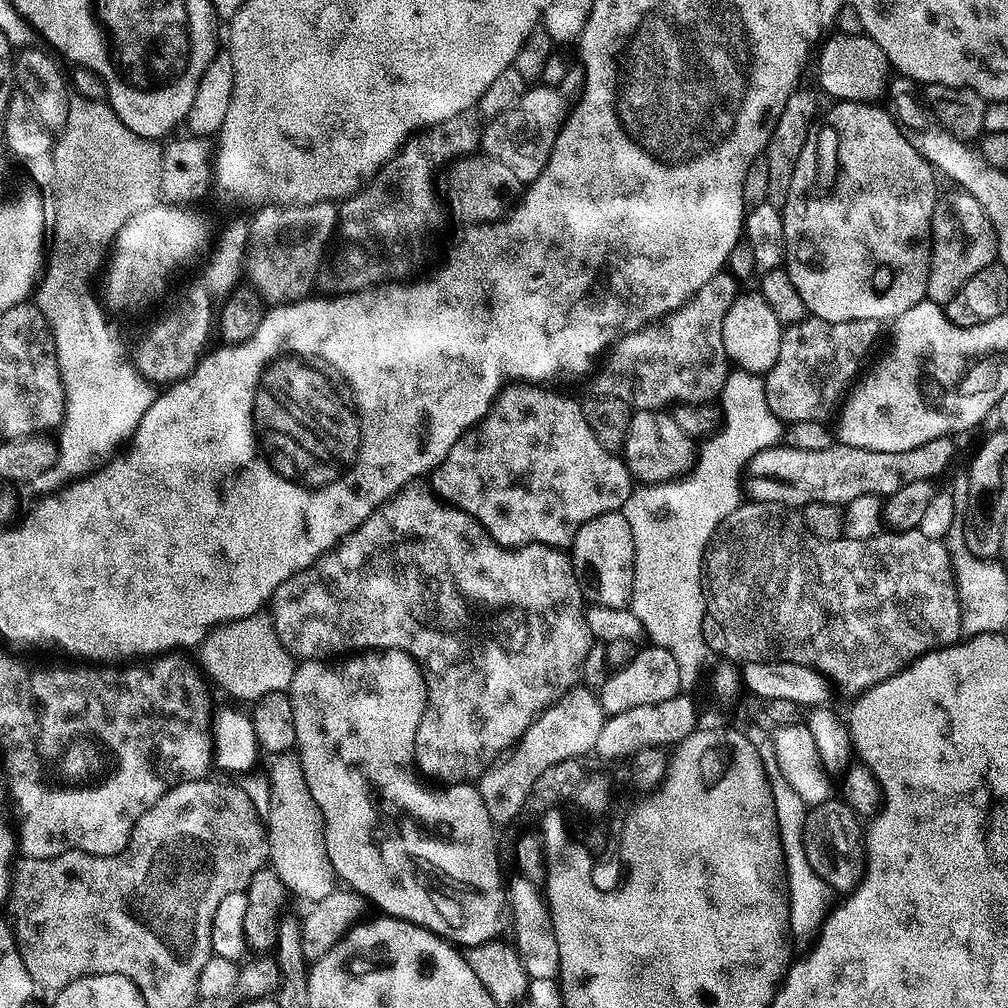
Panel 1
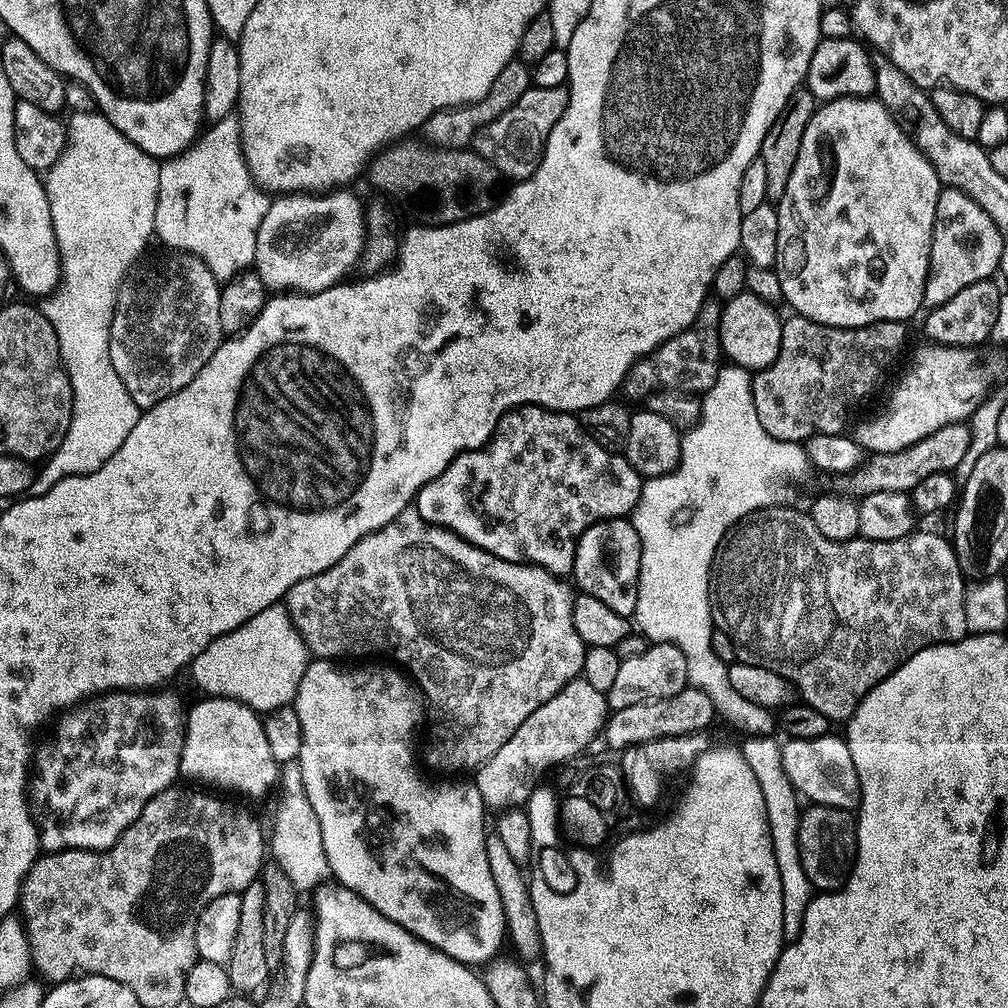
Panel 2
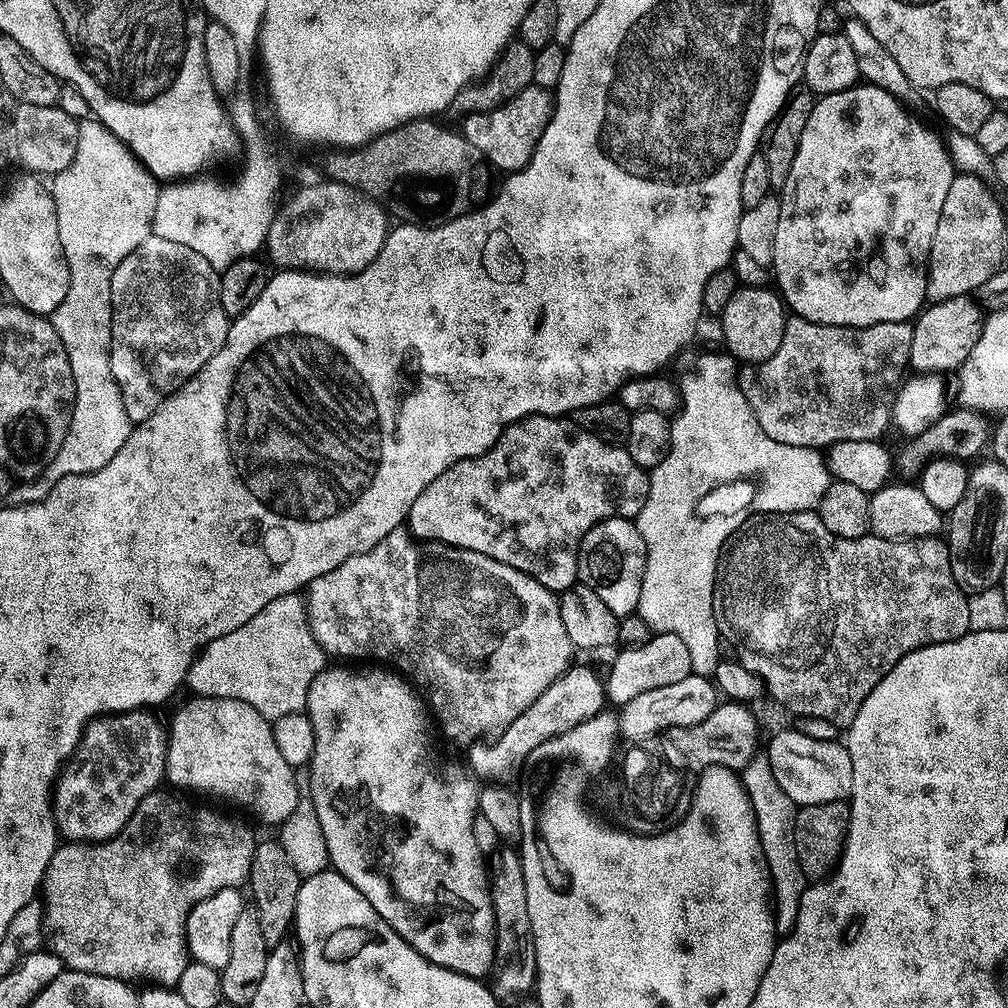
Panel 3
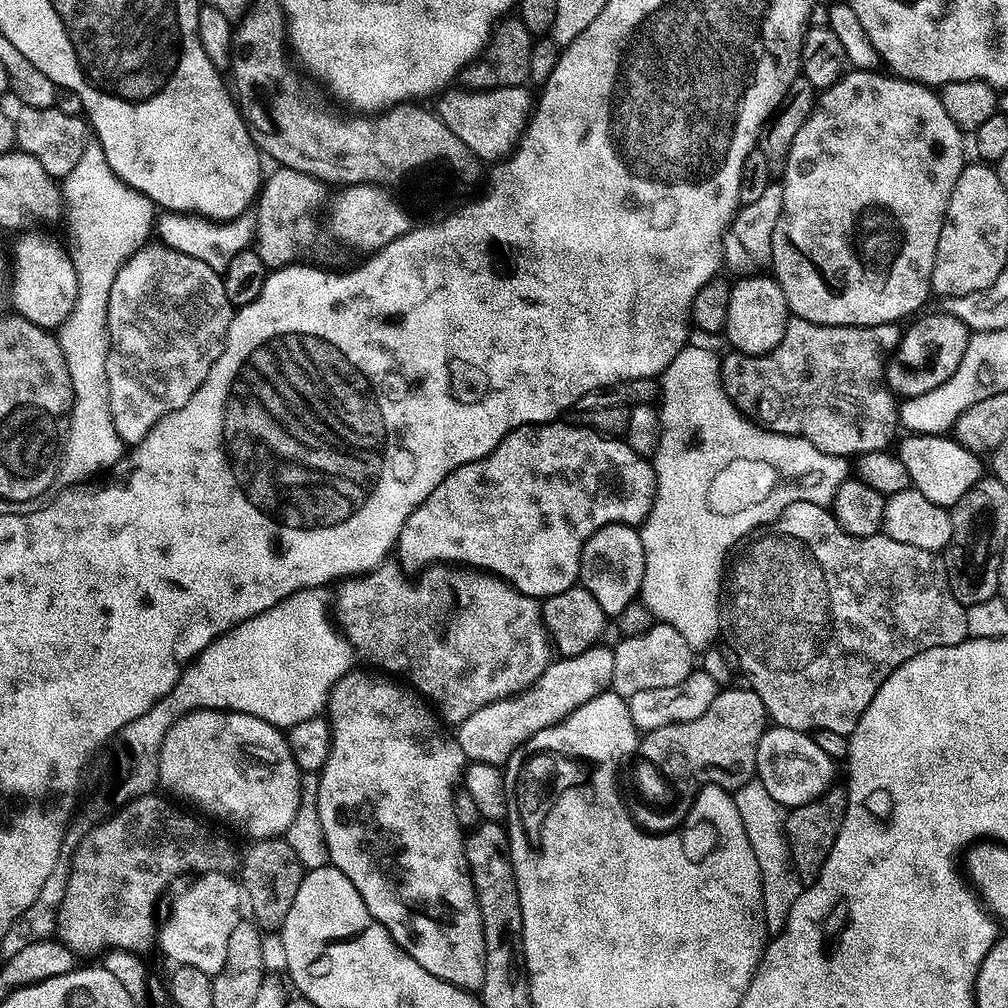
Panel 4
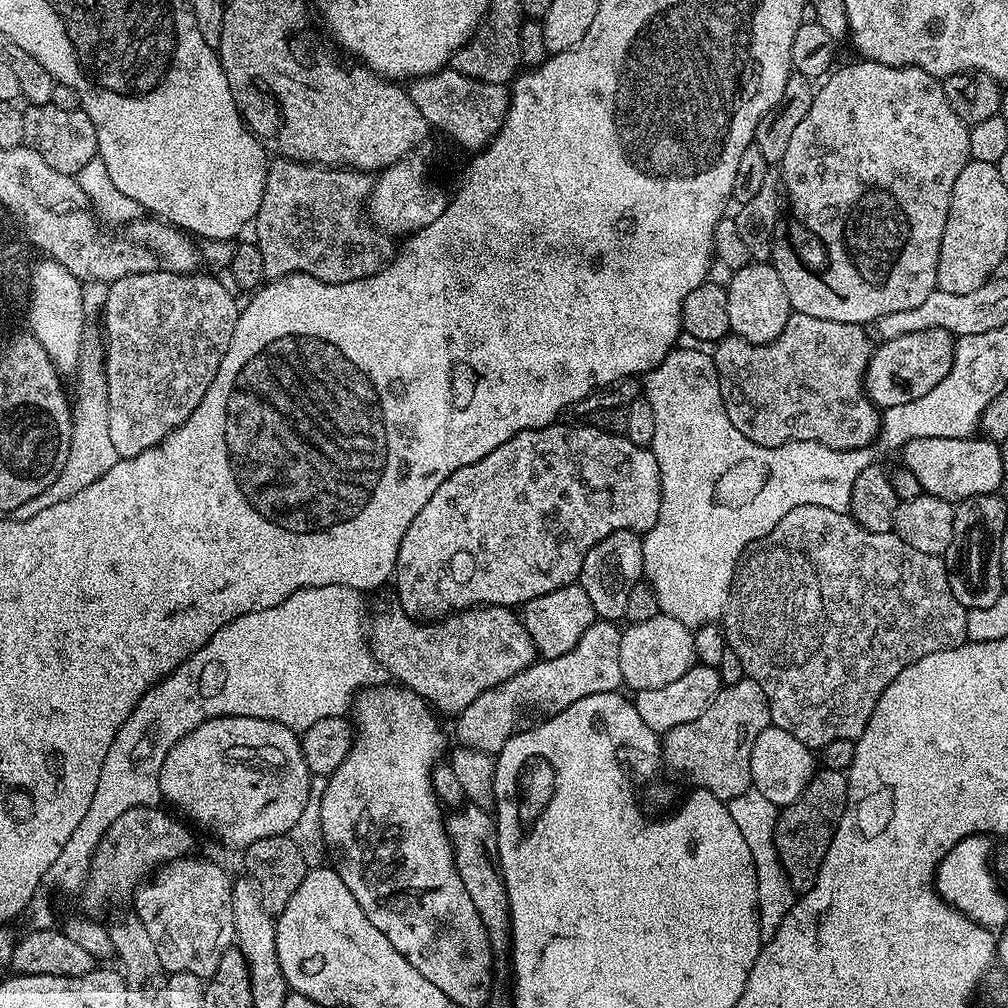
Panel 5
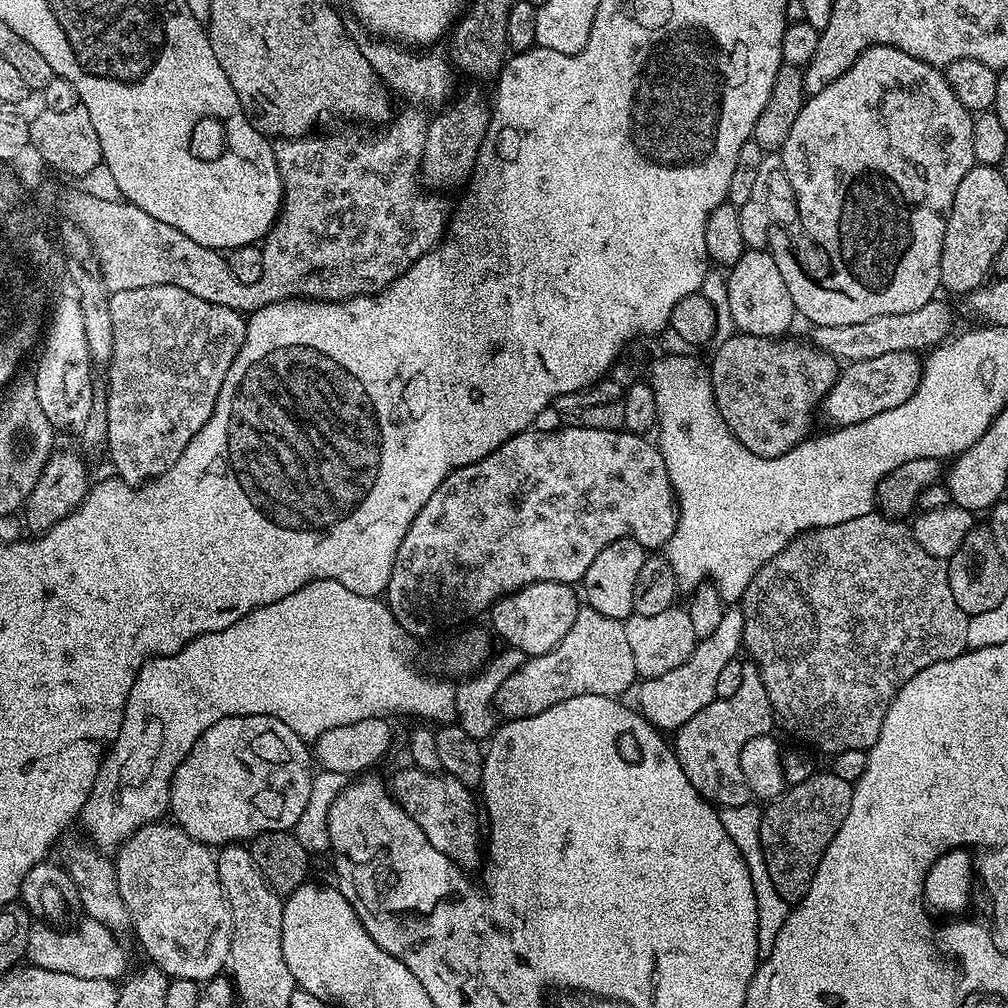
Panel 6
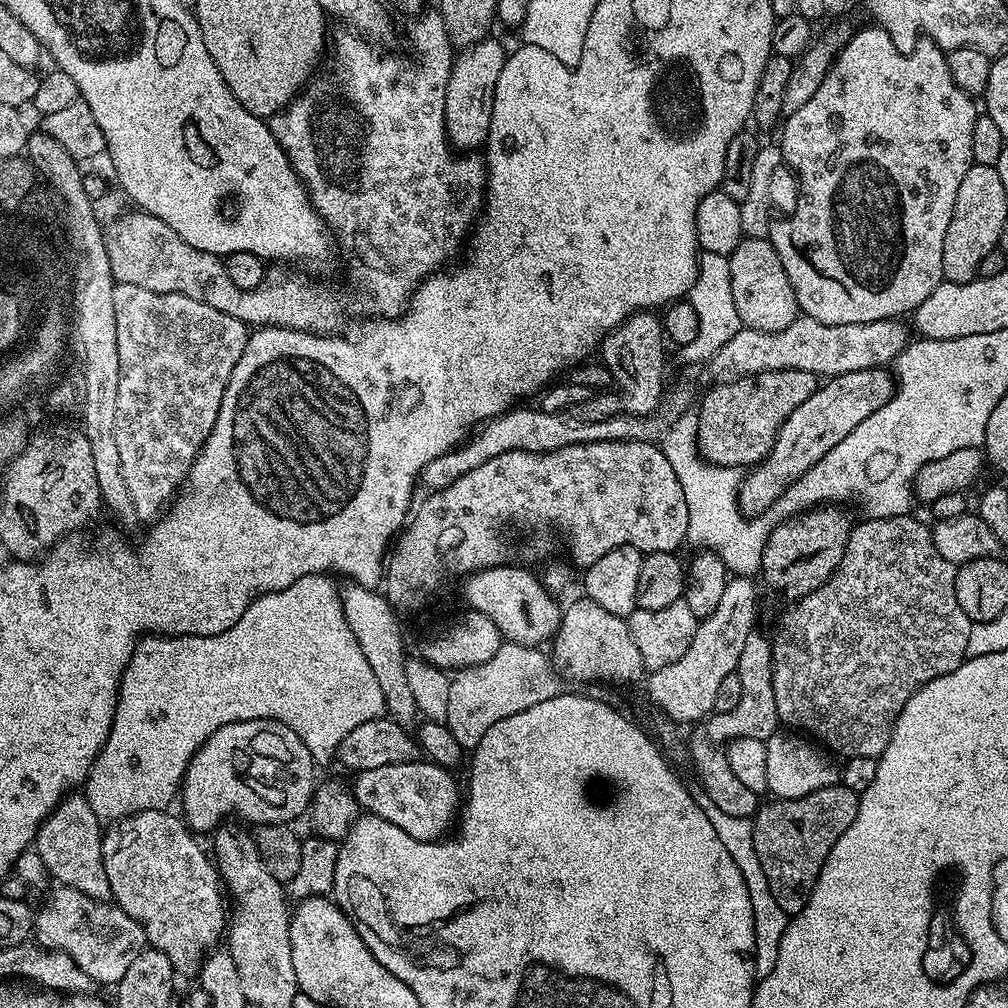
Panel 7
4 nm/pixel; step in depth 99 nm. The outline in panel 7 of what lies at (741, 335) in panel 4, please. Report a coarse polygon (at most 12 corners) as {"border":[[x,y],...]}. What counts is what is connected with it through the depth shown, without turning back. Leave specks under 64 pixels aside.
{"border":[[768,239],[728,261],[741,325],[786,330],[796,295]]}

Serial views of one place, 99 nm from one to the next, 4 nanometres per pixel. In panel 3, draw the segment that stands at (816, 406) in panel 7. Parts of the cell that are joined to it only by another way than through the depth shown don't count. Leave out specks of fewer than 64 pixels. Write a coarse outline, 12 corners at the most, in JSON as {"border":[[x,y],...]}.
{"border":[[971,295],[915,317],[910,364],[946,374],[970,358],[985,309]]}

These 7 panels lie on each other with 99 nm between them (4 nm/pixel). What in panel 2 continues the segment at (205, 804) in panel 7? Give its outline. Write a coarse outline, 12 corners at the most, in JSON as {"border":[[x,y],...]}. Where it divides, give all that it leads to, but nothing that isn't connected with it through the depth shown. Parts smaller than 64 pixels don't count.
{"border":[[189,707],[180,770],[244,796],[278,784],[259,713]]}

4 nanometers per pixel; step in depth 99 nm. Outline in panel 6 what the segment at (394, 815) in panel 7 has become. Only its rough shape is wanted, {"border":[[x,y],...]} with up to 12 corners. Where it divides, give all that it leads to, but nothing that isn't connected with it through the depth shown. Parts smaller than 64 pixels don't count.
{"border":[[407,767],[395,803],[461,870],[482,864],[473,789]]}

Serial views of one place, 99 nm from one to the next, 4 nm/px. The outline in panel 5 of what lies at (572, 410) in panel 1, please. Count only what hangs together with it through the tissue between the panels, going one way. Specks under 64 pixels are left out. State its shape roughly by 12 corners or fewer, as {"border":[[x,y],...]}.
{"border":[[557,422],[454,470],[398,546],[431,622],[579,581],[658,522],[651,447]]}

